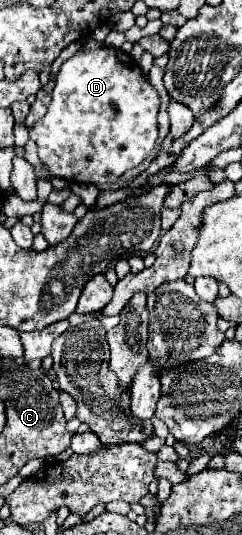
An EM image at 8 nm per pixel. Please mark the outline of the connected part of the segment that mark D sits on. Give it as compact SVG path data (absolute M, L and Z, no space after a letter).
M111 46L81 50L63 62L55 80L49 110L29 130L29 136L37 142L39 158L49 166L49 172L53 176L85 184L107 184L115 182L123 172L139 166L153 152L159 136L159 104L161 100L157 90L149 84L149 80L143 76L141 68L129 54Z

